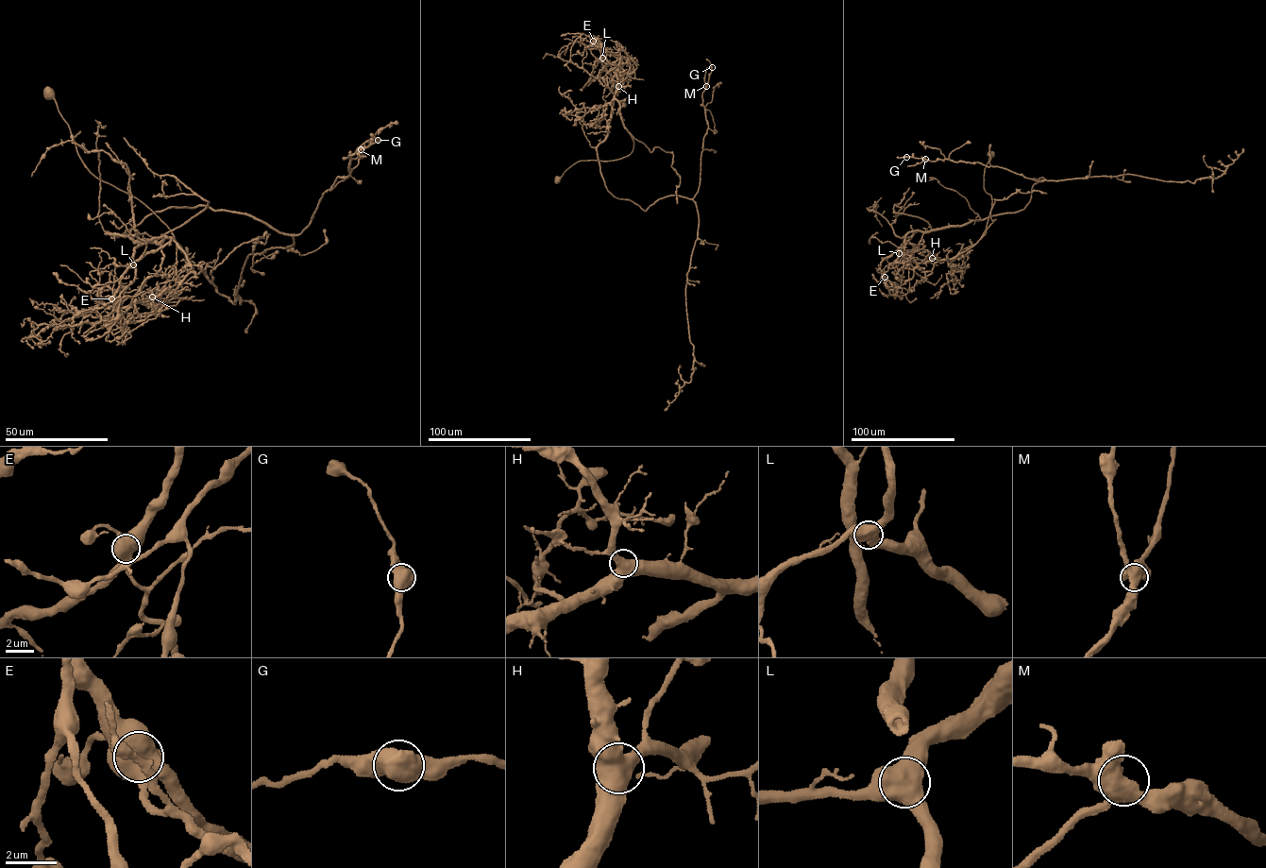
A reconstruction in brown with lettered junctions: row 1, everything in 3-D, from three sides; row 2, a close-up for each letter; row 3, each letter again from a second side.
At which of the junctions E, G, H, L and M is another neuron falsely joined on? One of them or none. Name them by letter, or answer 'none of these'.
E

